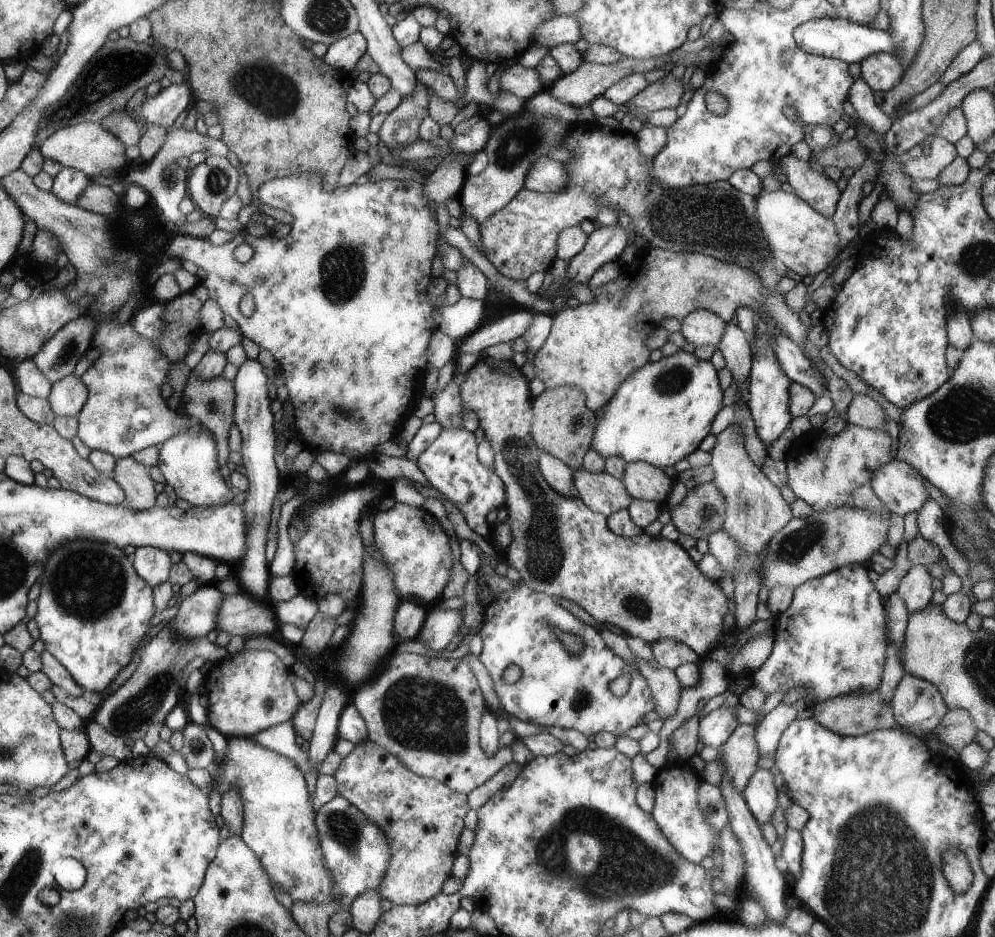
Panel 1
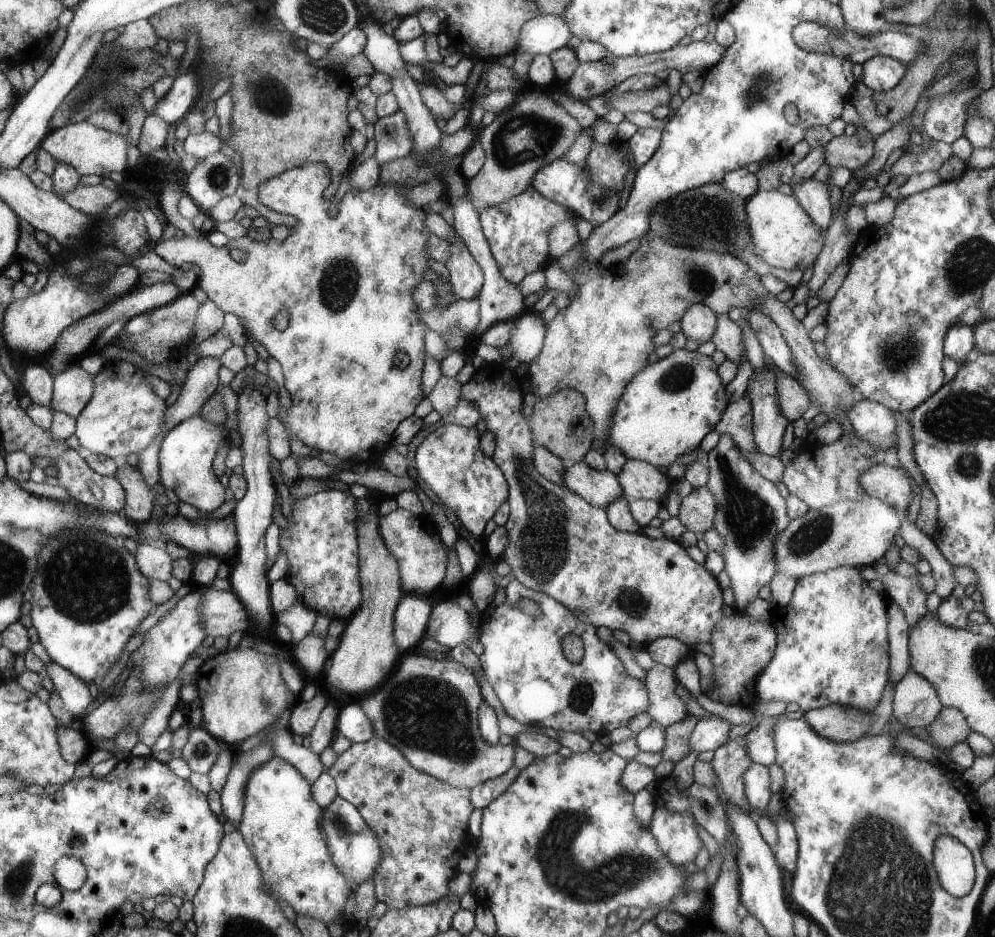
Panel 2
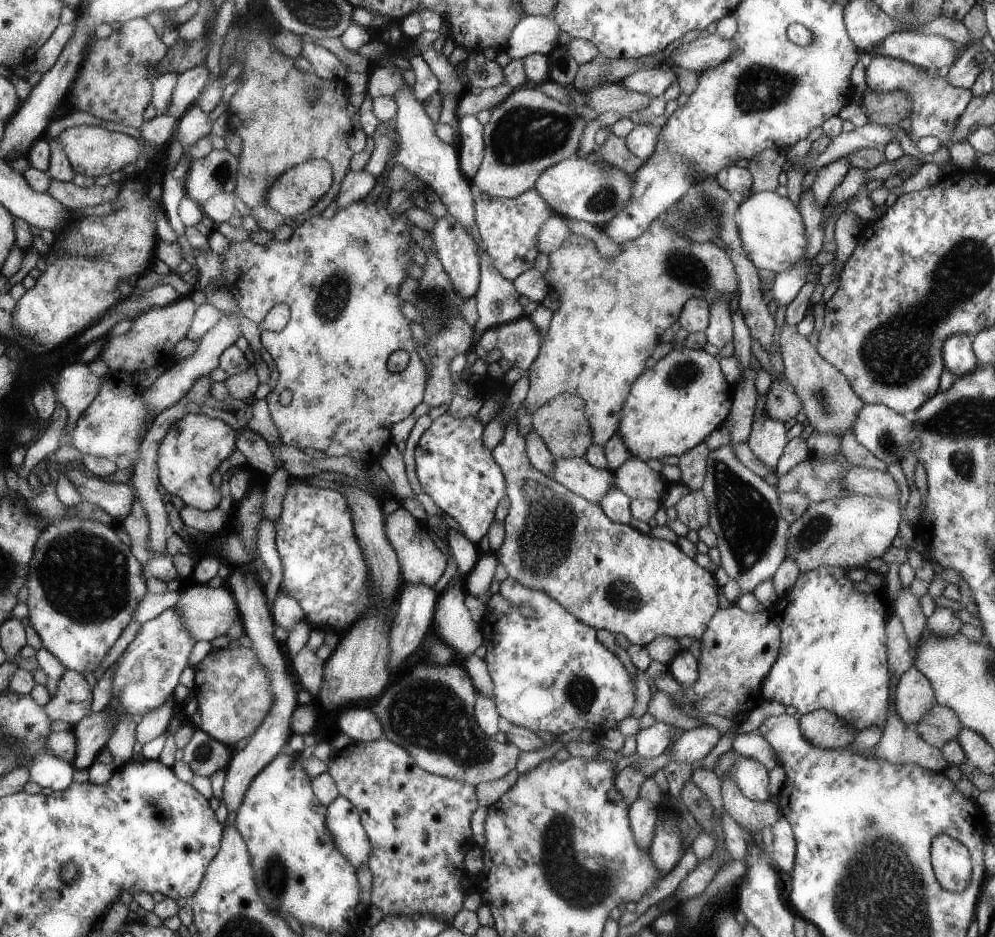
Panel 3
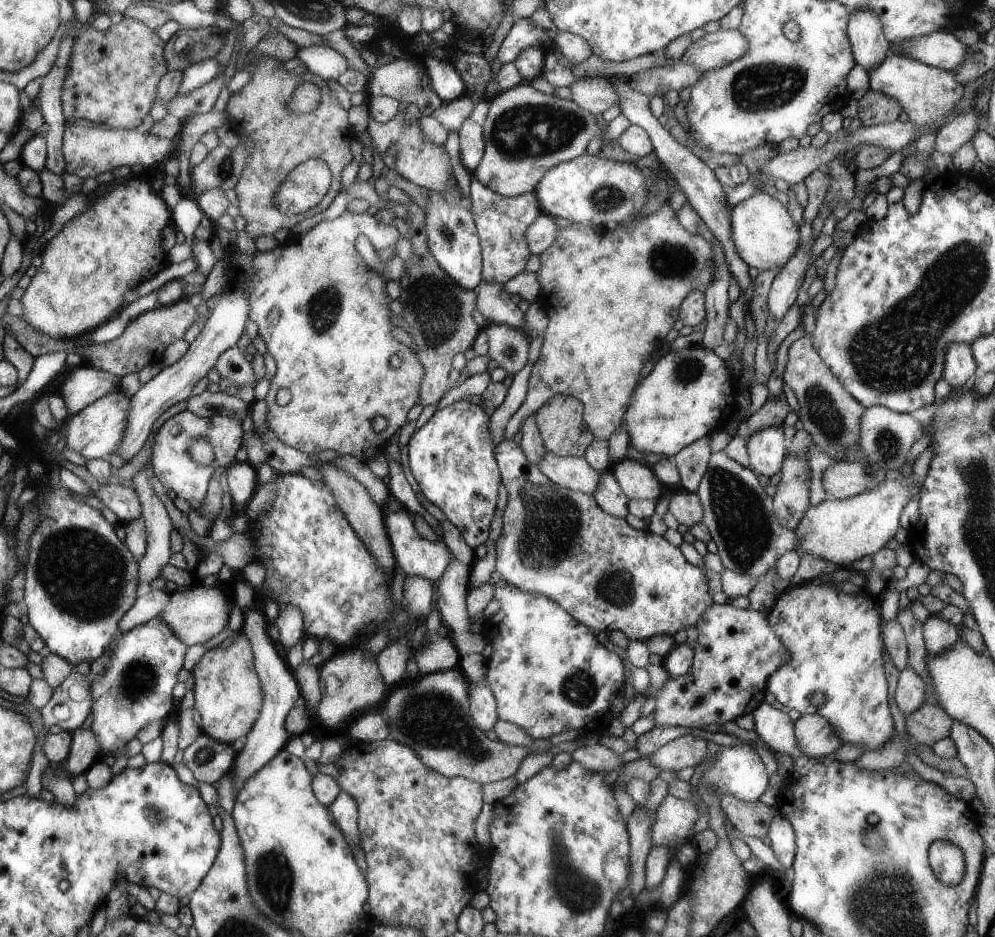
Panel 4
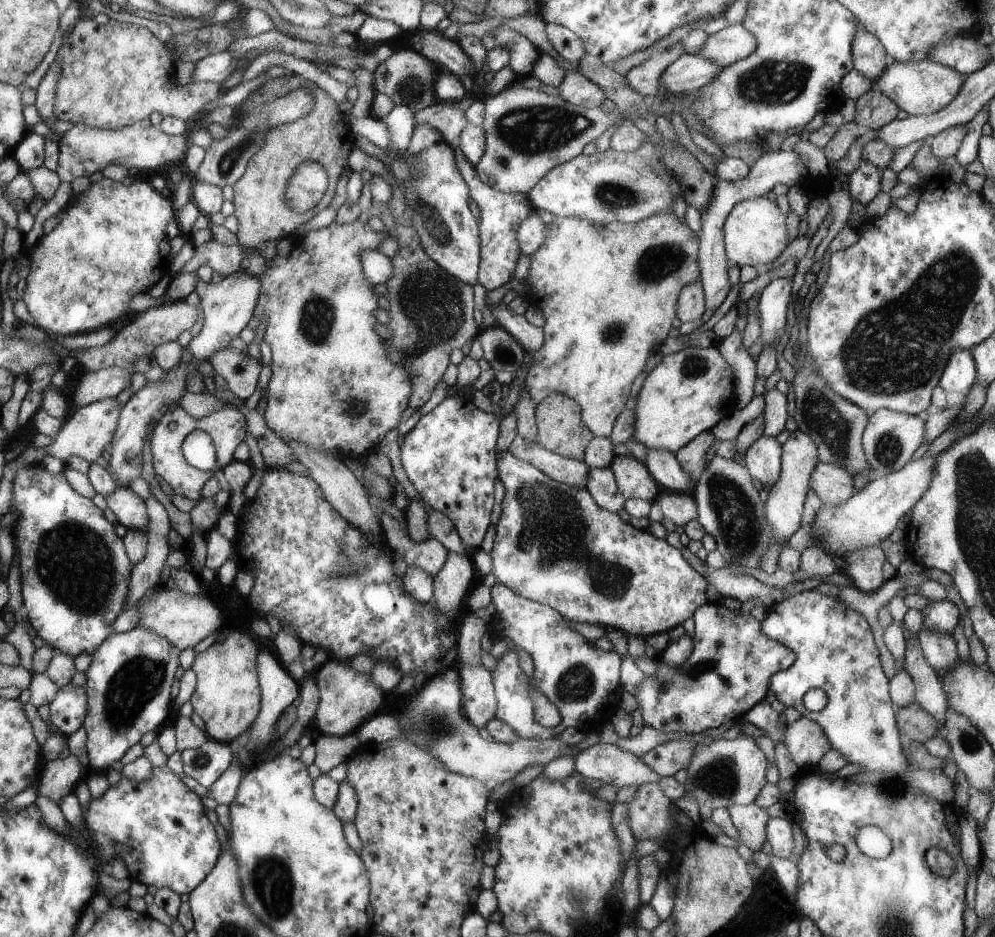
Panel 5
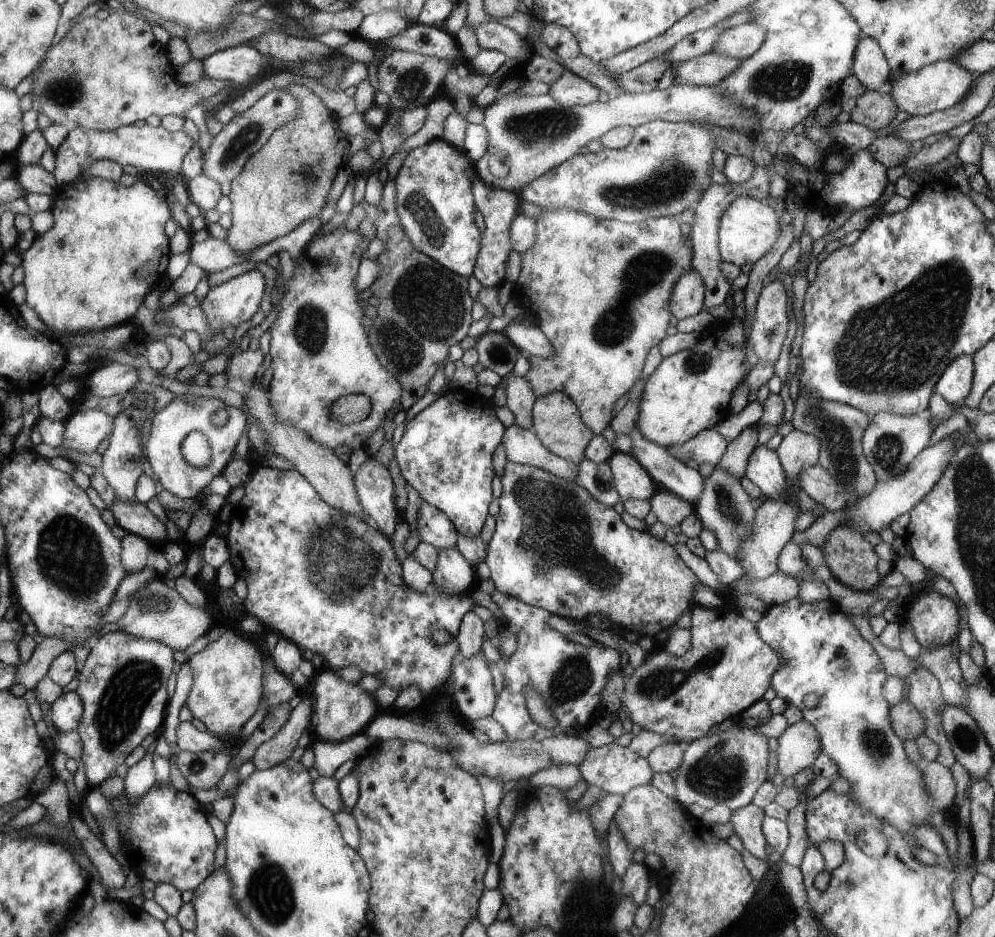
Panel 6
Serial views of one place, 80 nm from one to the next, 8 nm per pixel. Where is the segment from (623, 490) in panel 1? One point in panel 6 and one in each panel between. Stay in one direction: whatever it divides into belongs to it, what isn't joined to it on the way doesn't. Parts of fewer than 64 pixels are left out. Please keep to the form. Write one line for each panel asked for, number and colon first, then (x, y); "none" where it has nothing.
2: (600, 488)
3: (578, 475)
4: (575, 473)
5: (573, 472)
6: (522, 445)

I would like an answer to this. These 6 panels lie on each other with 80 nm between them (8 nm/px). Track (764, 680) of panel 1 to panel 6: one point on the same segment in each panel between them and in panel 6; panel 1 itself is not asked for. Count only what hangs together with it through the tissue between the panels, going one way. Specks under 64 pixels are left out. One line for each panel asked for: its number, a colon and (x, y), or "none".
2: (832, 648)
3: (833, 656)
4: (834, 639)
5: (835, 650)
6: (824, 652)

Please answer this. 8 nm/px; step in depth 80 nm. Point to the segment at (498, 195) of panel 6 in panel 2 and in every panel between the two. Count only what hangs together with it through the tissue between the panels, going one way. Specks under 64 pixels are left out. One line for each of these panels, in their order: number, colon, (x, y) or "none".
2: (517, 231)
3: (509, 228)
4: (503, 222)
5: (501, 214)

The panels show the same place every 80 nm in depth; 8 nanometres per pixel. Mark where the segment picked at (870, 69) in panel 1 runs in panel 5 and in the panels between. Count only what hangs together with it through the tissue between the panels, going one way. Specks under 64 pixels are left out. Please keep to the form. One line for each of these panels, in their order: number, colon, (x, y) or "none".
2: (881, 73)
3: (937, 105)
4: (927, 94)
5: (923, 88)

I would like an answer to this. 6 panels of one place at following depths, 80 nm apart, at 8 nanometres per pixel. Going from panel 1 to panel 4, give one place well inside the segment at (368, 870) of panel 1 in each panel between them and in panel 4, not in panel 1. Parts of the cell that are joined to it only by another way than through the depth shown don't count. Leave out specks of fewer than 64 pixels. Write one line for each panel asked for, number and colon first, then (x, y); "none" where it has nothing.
2: (355, 848)
3: (344, 821)
4: (344, 809)

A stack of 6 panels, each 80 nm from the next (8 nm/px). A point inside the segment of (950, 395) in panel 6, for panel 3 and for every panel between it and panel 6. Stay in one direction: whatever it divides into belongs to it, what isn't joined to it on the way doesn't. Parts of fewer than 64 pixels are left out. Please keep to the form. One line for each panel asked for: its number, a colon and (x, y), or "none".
3: (957, 350)
4: (959, 366)
5: (960, 373)

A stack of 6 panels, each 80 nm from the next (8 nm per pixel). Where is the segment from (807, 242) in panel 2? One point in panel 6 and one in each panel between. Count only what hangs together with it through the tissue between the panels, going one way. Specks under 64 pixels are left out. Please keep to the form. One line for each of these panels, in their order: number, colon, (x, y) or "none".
3: (771, 228)
4: (766, 236)
5: (755, 232)
6: (748, 229)

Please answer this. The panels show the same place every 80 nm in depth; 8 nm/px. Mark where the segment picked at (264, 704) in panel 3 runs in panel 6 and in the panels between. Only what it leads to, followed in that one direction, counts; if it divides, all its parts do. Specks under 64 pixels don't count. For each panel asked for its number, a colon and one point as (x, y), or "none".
4: (228, 692)
5: (227, 695)
6: (227, 674)

